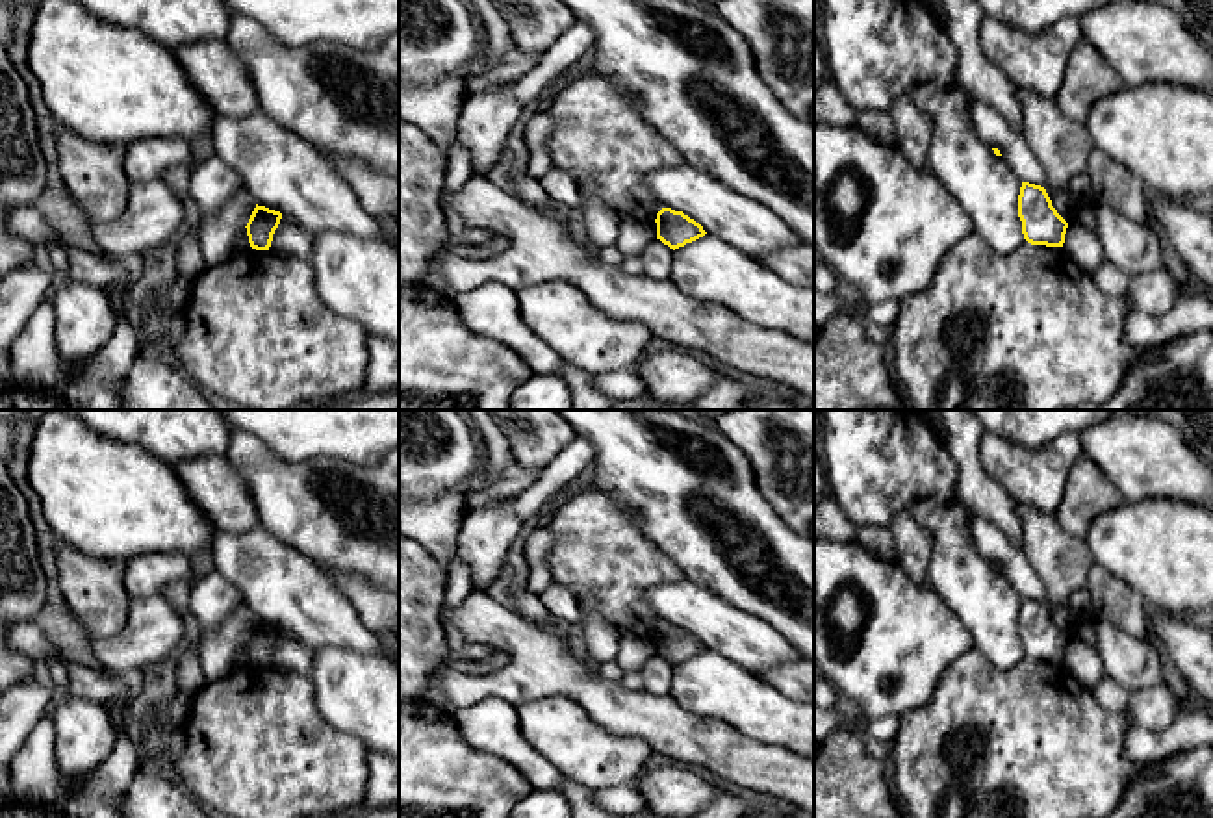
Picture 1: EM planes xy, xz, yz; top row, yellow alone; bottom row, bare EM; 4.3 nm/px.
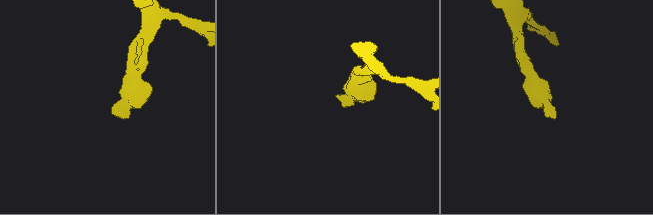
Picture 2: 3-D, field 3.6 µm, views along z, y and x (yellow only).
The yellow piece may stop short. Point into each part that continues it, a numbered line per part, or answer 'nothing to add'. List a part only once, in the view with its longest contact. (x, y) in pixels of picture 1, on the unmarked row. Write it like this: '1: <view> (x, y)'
nothing to add

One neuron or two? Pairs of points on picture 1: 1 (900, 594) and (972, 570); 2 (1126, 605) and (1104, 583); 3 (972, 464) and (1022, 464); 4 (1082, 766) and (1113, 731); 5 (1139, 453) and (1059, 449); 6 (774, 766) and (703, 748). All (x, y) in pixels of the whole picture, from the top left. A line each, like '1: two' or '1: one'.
1: two
2: one
3: two
4: one
5: two
6: one

